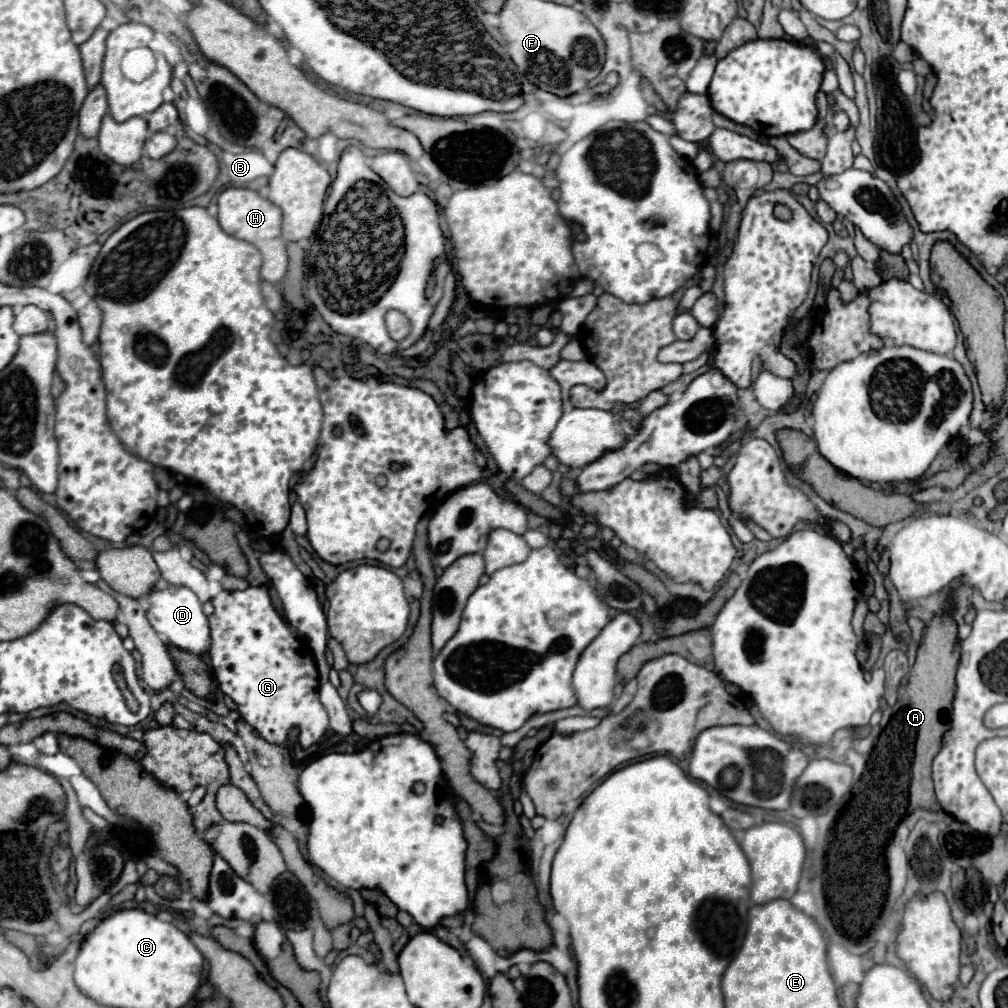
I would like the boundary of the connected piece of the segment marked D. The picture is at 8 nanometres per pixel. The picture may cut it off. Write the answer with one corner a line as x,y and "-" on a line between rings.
159,584
151,594
149,602
153,604
151,610
147,610
147,618
151,626
175,648
191,652
195,656
203,656
211,646
209,636
209,620
203,612
203,604
189,588
177,588
171,584

